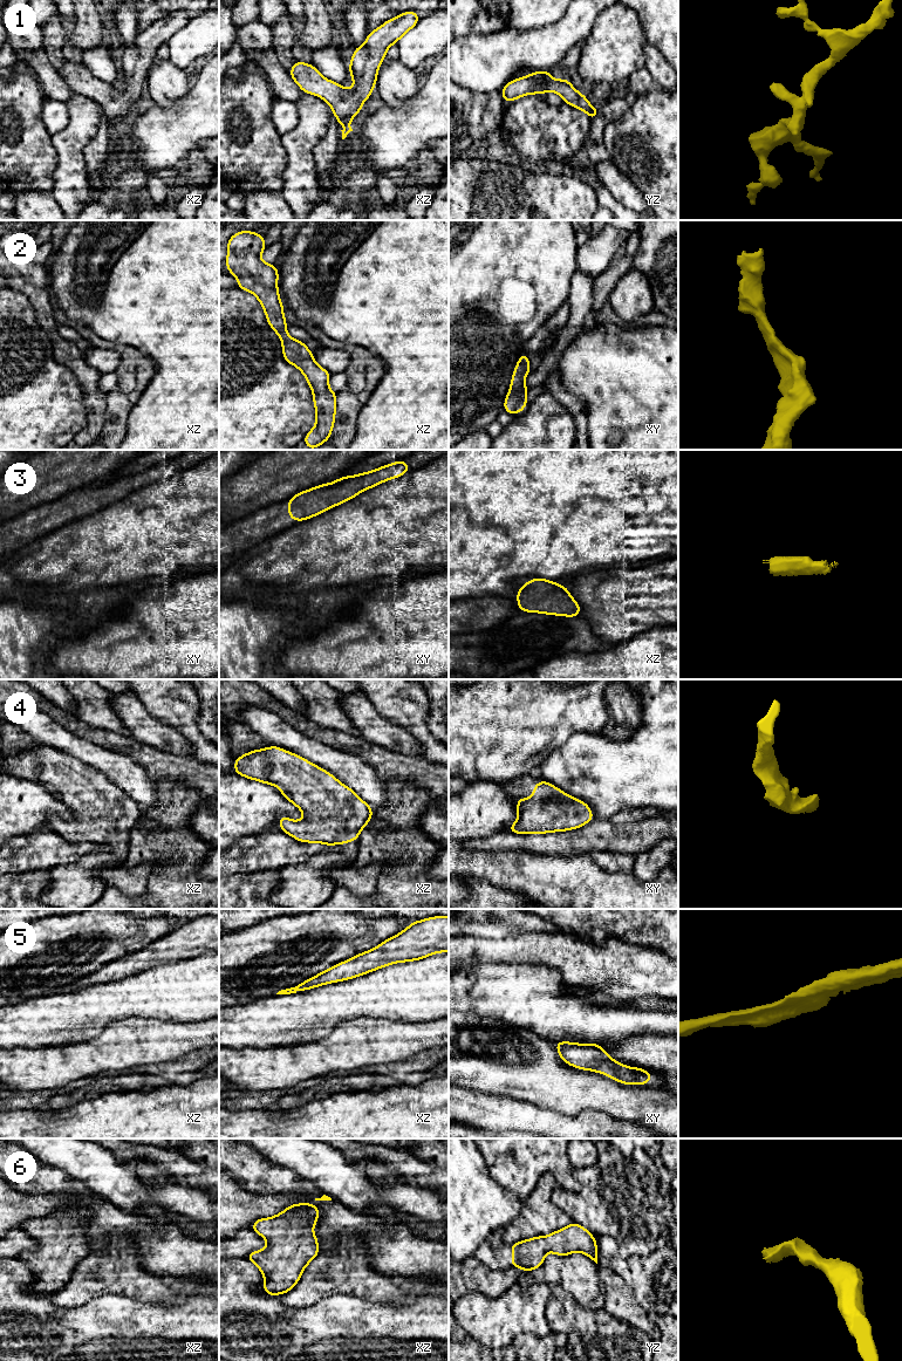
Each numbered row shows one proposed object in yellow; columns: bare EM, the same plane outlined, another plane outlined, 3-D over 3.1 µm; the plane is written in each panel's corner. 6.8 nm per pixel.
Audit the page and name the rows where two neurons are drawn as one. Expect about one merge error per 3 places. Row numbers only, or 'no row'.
no row

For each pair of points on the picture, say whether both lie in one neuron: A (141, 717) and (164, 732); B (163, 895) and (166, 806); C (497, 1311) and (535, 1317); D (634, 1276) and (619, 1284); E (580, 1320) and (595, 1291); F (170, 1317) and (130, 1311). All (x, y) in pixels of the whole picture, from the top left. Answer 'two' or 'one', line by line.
A: one
B: one
C: one
D: two
E: two
F: one

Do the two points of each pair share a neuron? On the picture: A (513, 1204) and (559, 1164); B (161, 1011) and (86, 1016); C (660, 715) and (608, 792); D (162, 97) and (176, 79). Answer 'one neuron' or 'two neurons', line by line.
A: two neurons
B: one neuron
C: one neuron
D: one neuron

